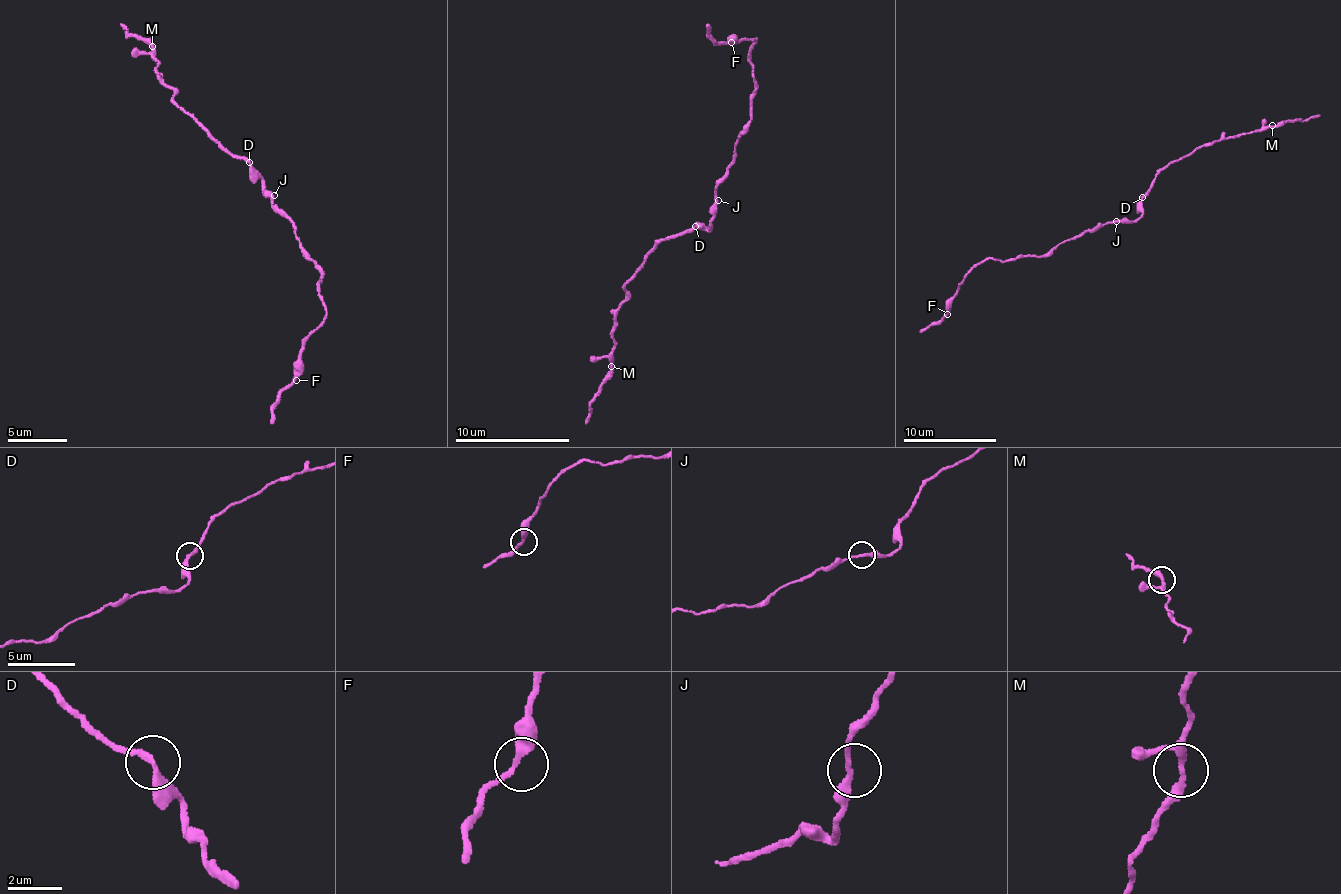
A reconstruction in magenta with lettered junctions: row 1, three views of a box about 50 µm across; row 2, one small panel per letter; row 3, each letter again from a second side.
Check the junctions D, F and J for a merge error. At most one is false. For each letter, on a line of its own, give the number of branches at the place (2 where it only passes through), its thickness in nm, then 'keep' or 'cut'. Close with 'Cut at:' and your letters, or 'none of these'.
D: 2 branches meet; 280 nm thick; cut
F: 2 branches meet; 300 nm thick; keep
J: 2 branches meet; 240 nm thick; keep
Cut at: D

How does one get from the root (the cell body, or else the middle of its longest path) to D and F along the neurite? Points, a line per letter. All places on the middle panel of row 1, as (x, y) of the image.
D: (715, 201), (715, 217), (709, 229), (696, 225)
F: (715, 201), (716, 183), (734, 161), (755, 89), (754, 37), (731, 42)

